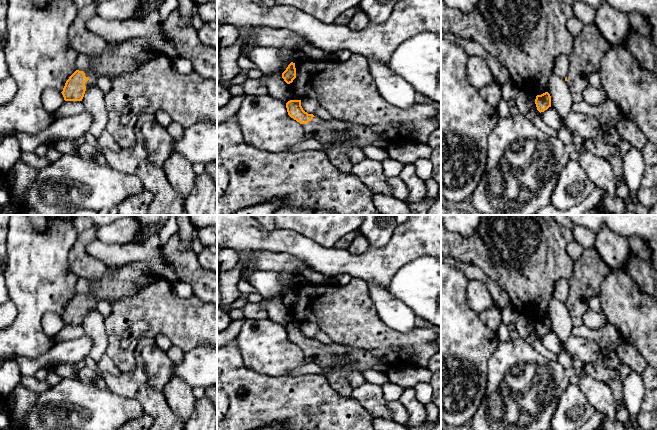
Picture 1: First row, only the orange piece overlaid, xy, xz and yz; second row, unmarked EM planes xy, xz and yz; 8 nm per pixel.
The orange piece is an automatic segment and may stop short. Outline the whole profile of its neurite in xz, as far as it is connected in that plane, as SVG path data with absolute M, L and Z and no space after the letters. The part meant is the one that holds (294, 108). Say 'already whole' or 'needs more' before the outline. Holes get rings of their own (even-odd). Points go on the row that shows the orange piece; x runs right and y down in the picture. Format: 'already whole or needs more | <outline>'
needs more | M301 100L286 103L288 115L299 122L306 139L315 139L323 147L329 161L339 170L349 172L351 163L348 151L351 147L375 146L388 149L399 142L386 134L373 132L369 127L332 118L323 120L305 112Z

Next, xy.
needs more | M142 37L113 43L99 55L89 55L93 71L76 70L66 81L61 92L65 101L82 101L85 91L97 85L97 75L111 79L122 73L132 73L141 63L159 52Z

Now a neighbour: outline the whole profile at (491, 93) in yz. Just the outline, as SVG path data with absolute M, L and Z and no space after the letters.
M491 83L479 90L481 97L493 108L496 108L502 98L500 84Z

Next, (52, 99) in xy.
M47 88L41 96L43 107L48 112L57 111L65 102L62 93L53 88Z

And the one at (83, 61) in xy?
M79 54L76 58L76 69L79 71L93 72L93 65L88 54Z

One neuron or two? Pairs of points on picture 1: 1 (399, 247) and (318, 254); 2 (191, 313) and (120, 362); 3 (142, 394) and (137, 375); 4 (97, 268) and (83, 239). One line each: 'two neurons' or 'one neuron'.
1: one neuron
2: one neuron
3: one neuron
4: one neuron

